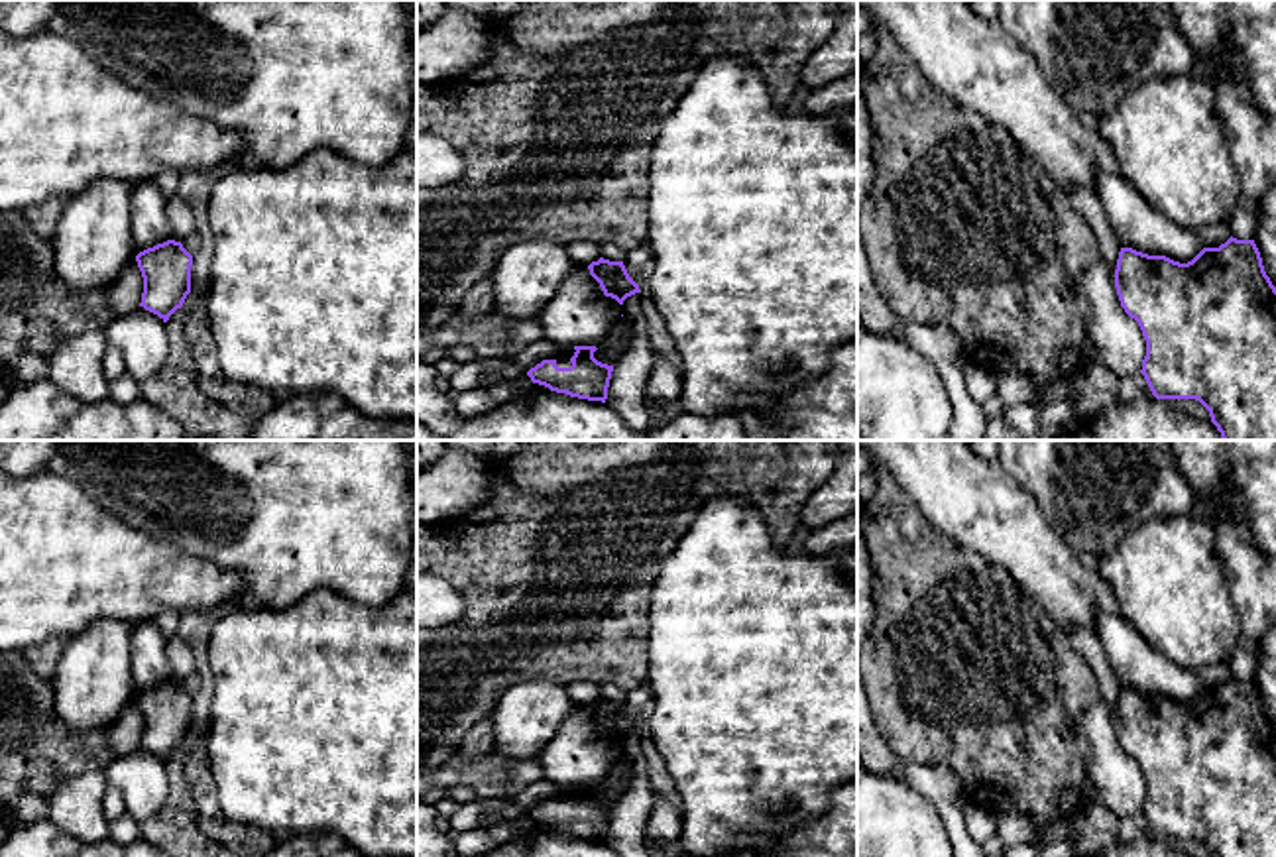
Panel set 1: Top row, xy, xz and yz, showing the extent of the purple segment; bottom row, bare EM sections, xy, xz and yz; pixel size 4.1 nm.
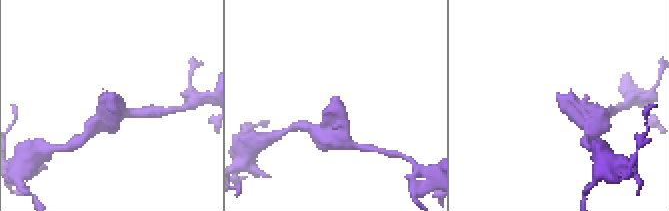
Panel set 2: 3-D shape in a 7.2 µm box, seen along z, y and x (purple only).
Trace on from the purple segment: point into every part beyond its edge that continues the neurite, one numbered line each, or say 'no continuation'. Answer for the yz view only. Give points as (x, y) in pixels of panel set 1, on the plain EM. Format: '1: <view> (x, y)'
no continuation

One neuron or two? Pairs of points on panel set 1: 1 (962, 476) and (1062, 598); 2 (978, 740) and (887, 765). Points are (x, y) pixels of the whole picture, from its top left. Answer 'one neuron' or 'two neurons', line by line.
1: one neuron
2: two neurons

